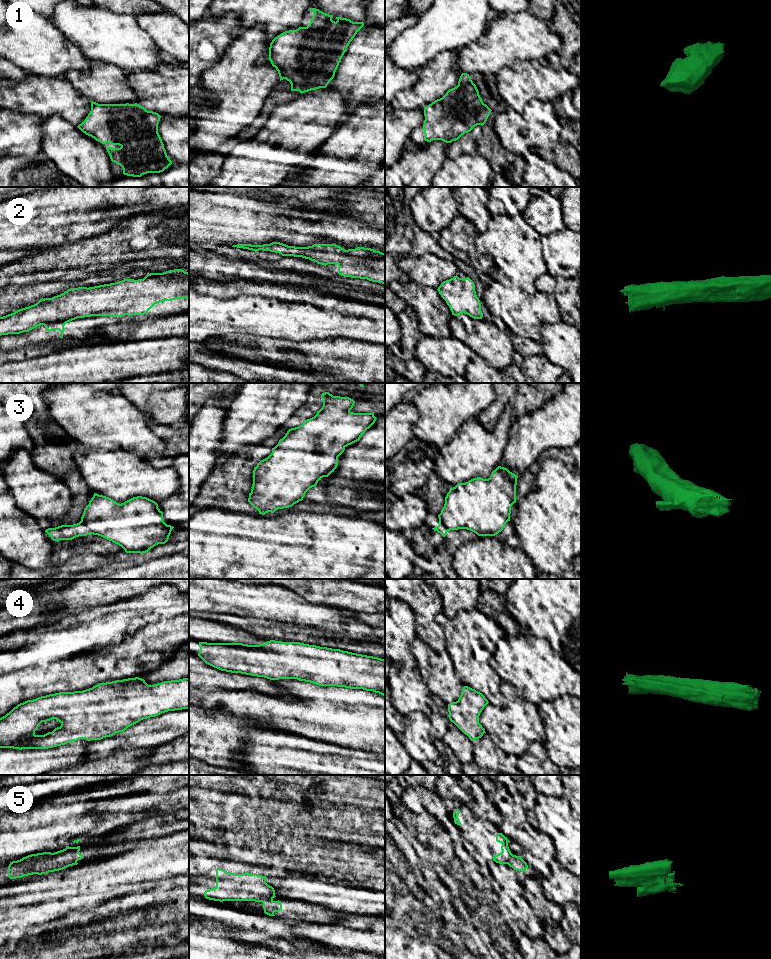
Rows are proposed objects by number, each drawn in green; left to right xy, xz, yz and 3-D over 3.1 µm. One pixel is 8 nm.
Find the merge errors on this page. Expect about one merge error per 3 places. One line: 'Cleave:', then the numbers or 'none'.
Cleave: 5

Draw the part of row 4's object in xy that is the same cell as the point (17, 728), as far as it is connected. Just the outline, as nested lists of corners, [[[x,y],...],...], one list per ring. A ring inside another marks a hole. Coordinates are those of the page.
[[[135,677],[135,678],[128,678],[123,680],[116,680],[112,682],[106,683],[99,683],[92,688],[83,690],[83,691],[74,691],[74,692],[59,692],[55,694],[49,694],[46,696],[41,696],[33,700],[27,700],[23,703],[18,704],[14,707],[9,713],[5,716],[0,718],[0,748],[13,748],[13,749],[48,749],[53,748],[61,745],[65,745],[70,742],[77,741],[79,739],[86,739],[87,741],[91,740],[101,740],[106,737],[110,737],[115,735],[119,732],[124,732],[128,727],[138,723],[143,719],[147,719],[150,717],[158,716],[162,713],[168,711],[175,711],[175,710],[182,710],[182,709],[189,709],[189,677],[183,678],[179,680],[171,680],[171,681],[164,681],[161,683],[157,683],[154,685],[148,685],[144,679]],[[52,719],[56,719],[61,723],[60,727],[55,728],[52,732],[48,732],[44,735],[36,735],[35,731],[38,729],[39,725],[42,722],[47,722]]]

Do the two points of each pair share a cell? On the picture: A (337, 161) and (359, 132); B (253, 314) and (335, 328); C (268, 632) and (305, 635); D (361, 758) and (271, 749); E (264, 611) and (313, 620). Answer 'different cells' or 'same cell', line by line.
A: same cell
B: same cell
C: same cell
D: same cell
E: same cell

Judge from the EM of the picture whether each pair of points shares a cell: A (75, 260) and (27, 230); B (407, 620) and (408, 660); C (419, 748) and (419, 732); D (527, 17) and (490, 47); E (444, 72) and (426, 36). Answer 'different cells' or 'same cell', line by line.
A: different cells
B: same cell
C: same cell
D: same cell
E: different cells

